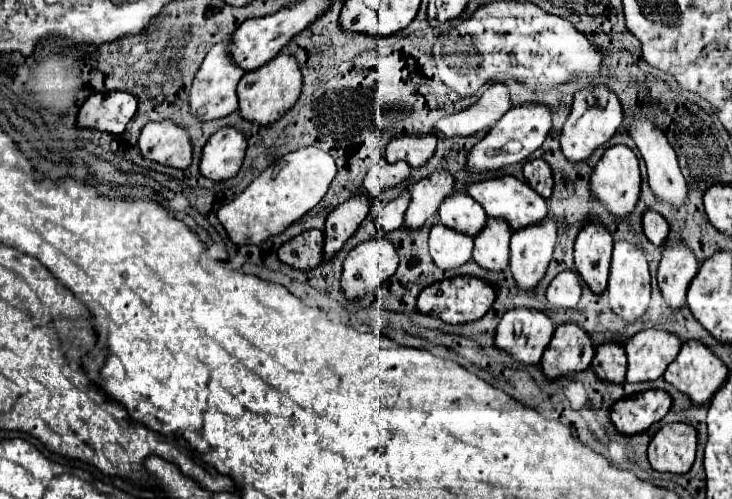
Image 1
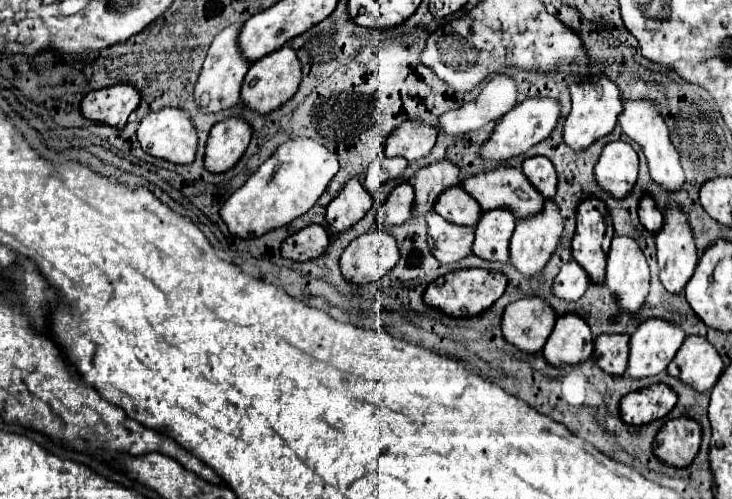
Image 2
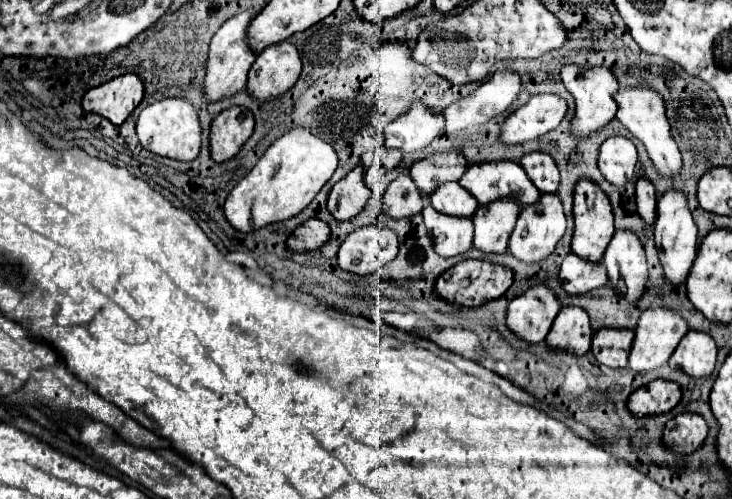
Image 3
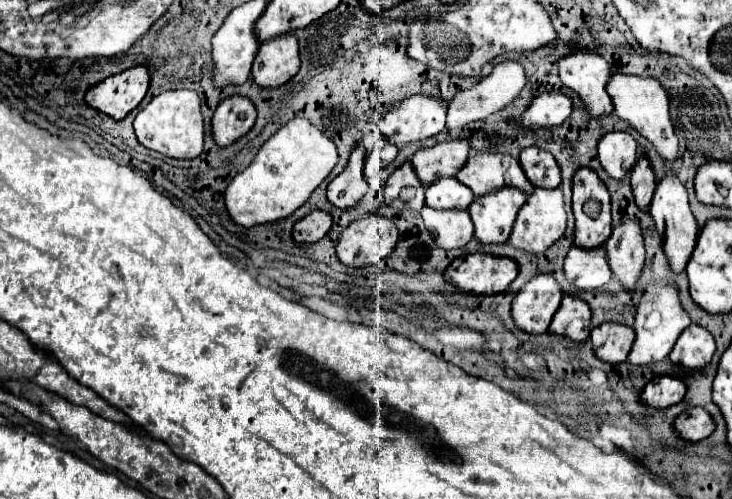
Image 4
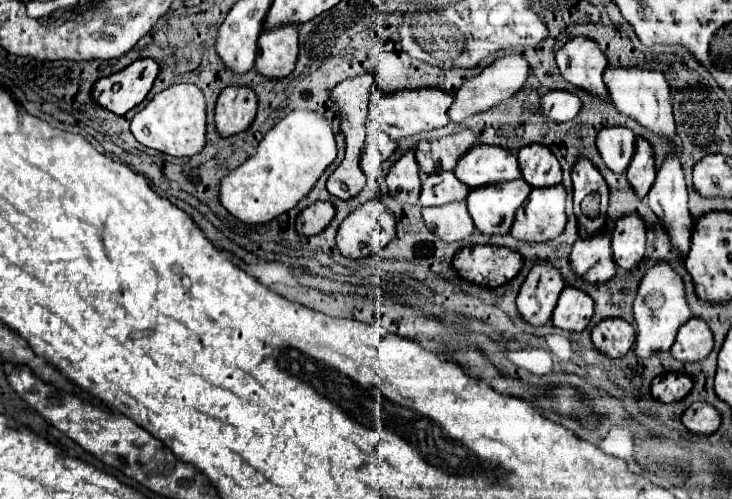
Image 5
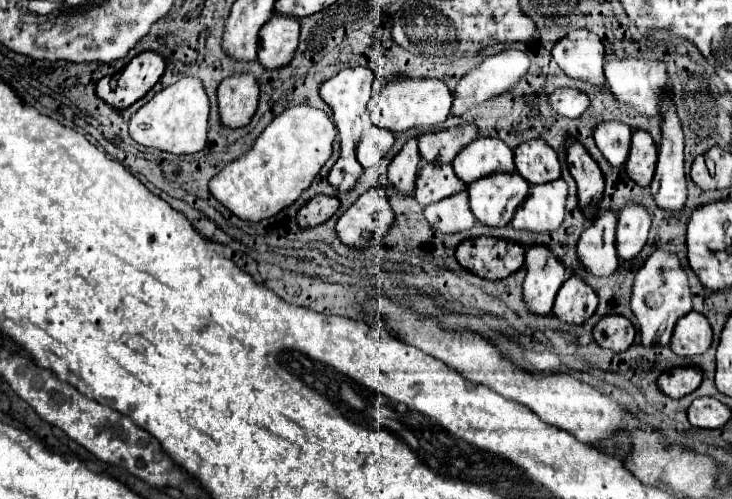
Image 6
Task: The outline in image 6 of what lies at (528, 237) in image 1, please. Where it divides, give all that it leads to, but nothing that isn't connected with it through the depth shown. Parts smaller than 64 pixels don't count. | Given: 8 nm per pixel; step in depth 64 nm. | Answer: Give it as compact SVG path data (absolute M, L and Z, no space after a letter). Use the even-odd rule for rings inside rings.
M564 180L530 186L526 200L518 206L512 226L530 232L552 232L564 220L564 202L568 186Z

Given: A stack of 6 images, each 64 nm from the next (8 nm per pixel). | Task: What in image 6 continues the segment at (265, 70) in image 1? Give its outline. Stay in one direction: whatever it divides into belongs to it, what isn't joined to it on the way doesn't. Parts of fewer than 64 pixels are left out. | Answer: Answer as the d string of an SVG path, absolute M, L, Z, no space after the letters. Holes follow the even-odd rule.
M276 12L260 30L258 60L264 68L280 68L292 60L300 36L300 22L294 16Z

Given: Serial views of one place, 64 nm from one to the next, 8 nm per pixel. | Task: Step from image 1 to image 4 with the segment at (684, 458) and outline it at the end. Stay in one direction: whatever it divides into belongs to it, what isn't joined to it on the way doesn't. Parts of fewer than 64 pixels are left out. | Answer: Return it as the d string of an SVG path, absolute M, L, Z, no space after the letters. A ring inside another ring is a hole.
M694 406L694 408L688 408L684 410L676 420L674 420L674 428L678 430L678 434L684 438L684 440L690 440L690 442L698 442L698 440L704 440L708 438L716 424L712 420L712 416L700 408L700 406Z

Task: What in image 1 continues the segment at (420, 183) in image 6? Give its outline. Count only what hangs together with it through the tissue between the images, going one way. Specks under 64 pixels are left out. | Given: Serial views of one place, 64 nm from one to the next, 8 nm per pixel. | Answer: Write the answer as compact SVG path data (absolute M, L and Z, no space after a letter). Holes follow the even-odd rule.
M462 192L446 196L438 208L438 216L448 228L454 228L470 236L476 236L486 222L484 208L474 198Z

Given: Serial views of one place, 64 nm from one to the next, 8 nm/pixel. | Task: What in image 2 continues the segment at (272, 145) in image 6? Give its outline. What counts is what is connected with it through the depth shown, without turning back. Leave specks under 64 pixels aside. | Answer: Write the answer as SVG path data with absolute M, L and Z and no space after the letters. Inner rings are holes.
M304 136L290 138L284 144L280 144L276 148L276 152L266 162L262 162L258 166L258 170L224 202L220 216L228 224L228 230L240 238L262 236L264 232L278 228L278 226L284 226L284 224L292 222L294 218L302 216L304 212L308 212L312 208L312 204L316 204L320 194L326 190L328 182L332 180L332 176L336 172L338 172L338 160L332 150L328 150L326 146L320 146L312 138L304 138Z

